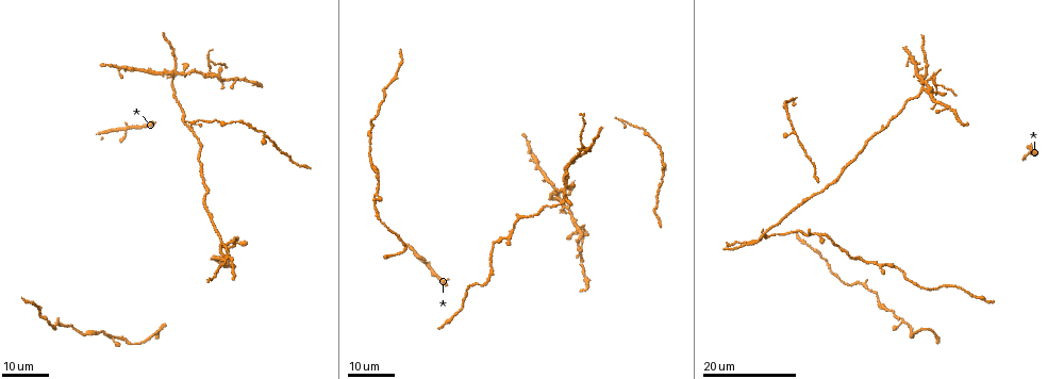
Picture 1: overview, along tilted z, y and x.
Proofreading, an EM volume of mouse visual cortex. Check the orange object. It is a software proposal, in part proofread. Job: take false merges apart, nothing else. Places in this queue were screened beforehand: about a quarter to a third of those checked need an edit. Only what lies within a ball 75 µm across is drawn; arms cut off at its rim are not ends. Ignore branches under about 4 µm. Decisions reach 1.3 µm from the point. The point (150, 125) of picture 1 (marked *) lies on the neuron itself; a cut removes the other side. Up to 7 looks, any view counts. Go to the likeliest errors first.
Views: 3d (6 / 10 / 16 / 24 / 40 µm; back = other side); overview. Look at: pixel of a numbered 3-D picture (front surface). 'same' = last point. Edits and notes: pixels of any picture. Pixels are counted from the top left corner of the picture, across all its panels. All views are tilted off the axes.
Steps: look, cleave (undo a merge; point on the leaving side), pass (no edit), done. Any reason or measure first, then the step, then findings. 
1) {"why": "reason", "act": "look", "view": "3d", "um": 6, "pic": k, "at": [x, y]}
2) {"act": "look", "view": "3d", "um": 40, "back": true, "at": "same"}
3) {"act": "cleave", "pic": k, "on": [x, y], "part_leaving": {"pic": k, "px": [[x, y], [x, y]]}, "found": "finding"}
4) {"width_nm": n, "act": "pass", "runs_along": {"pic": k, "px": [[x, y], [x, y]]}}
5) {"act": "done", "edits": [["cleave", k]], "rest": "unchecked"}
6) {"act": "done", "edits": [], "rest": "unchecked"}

{"why": "three-way junction", "act": "look", "view": "3d", "um": 24, "pic": 1, "at": [623, 121]}

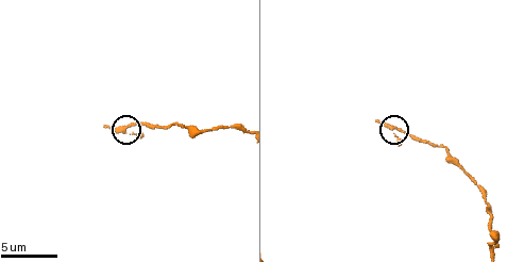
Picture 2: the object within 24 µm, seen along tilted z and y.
{"act": "look", "view": "3d", "um": 6, "pic": 2, "at": [398, 129]}

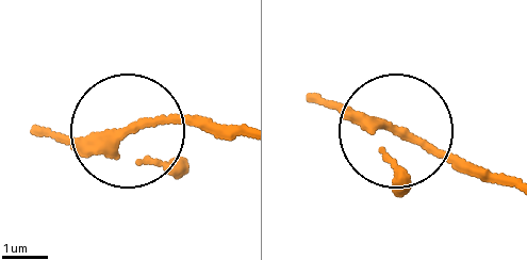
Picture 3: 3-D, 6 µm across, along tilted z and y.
{"act": "pass", "found": "continuous, no second neuron"}

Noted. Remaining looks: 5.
{"why": "a fork", "act": "look", "view": "3d", "um": 16, "pic": 1, "at": [575, 234]}

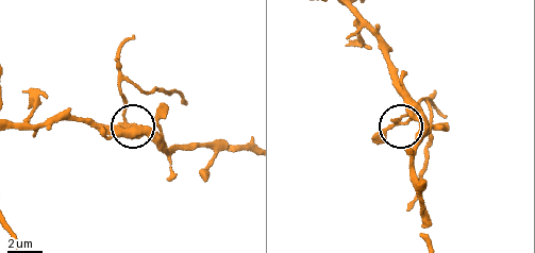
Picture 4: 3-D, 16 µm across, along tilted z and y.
{"why": "zoom in", "act": "look", "view": "3d", "um": 6, "pic": 4, "at": [398, 122]}

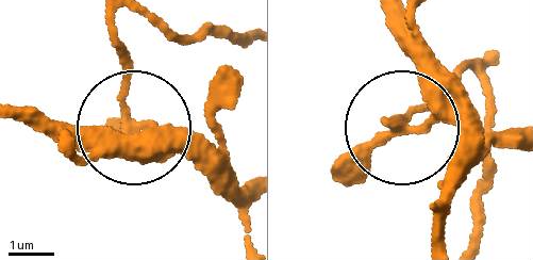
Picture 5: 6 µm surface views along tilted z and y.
{"arms": 3, "act": "cleave", "pic": 5, "on": [132, 67], "part_leaving": {"pic": 5, "px": [[400, 118], [455, 68], [478, 83], [477, 243]]}, "found": "a second neuron is stuck on"}

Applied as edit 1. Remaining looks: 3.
{"why": "looks like a crossing", "act": "look", "view": "3d", "um": 24, "pic": 1, "at": [174, 74]}

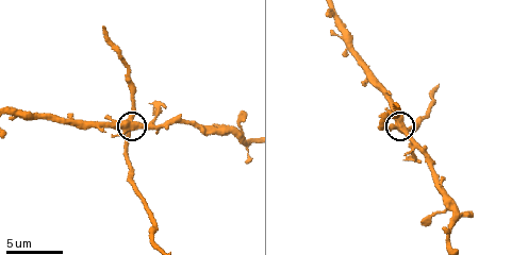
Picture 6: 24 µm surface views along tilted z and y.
{"act": "look", "view": "3d", "um": 10, "pic": 6, "at": [126, 130]}

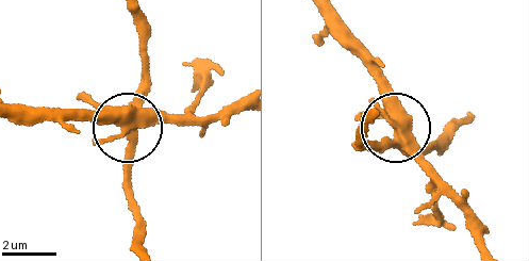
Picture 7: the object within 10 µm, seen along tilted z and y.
{"arms": 5, "act": "cleave", "pic": 7, "on": [126, 162], "found": "two neurons meet here"}

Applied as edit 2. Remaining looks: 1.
{"act": "done", "edits": [["cleave", 5], ["cleave", 7]], "rest": "unchecked"}

